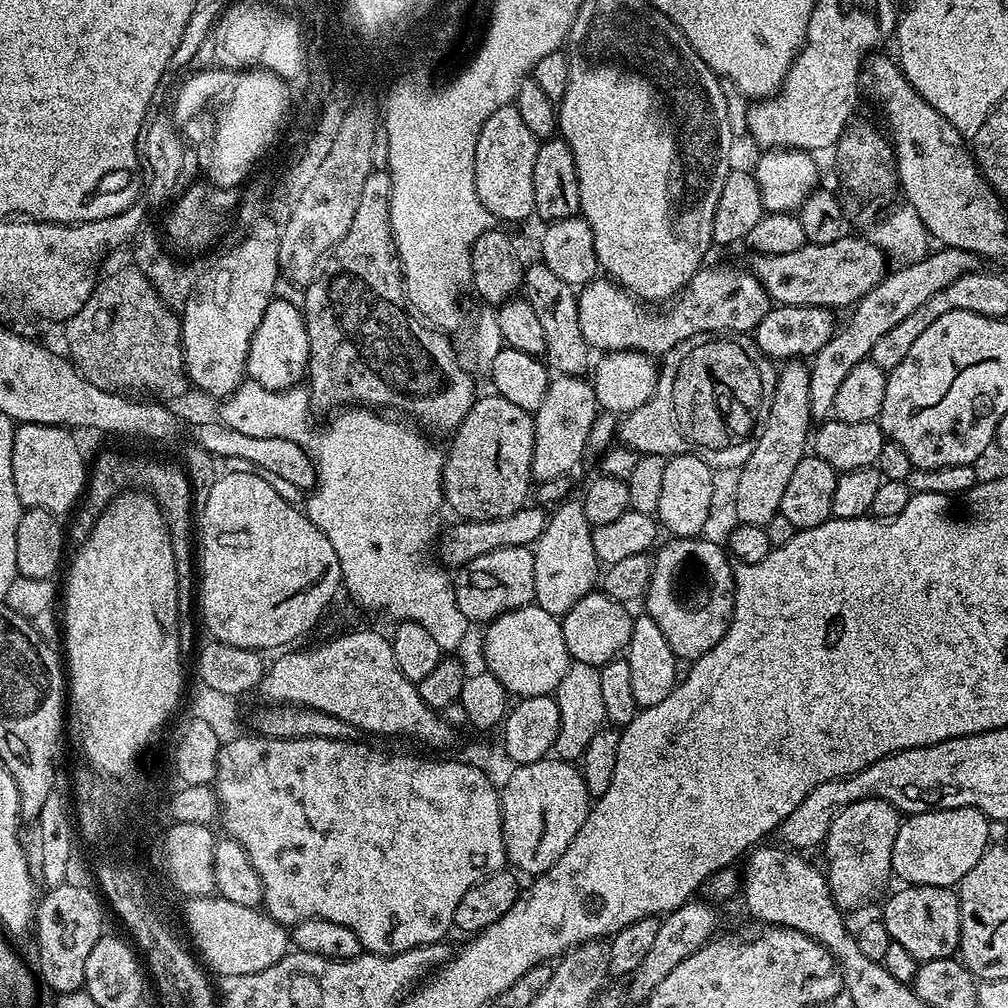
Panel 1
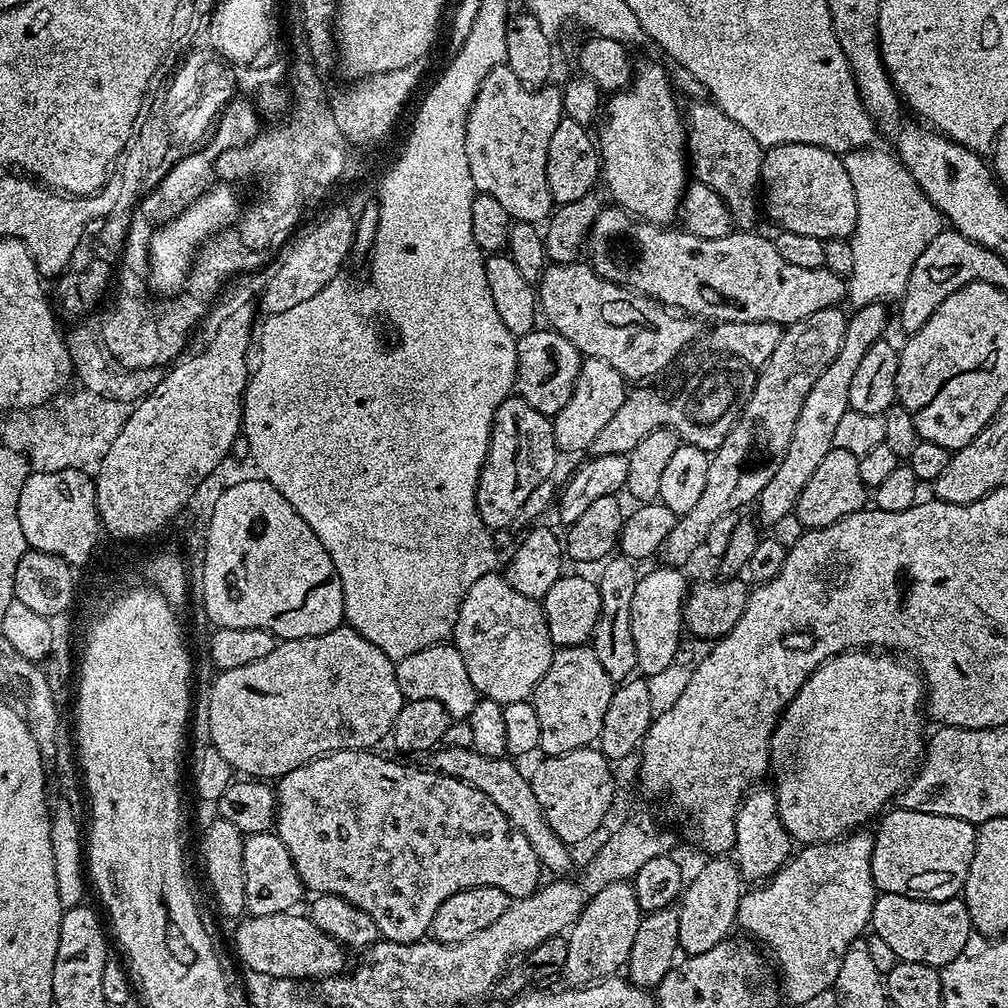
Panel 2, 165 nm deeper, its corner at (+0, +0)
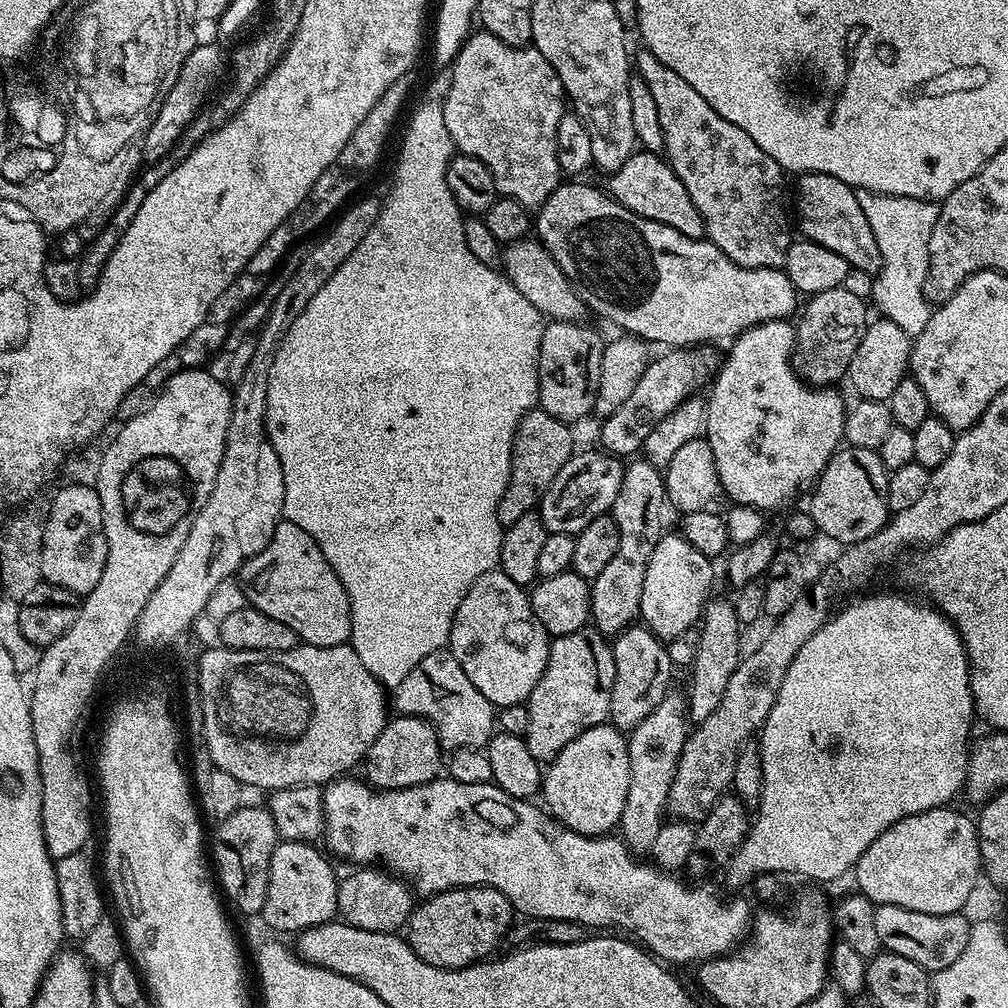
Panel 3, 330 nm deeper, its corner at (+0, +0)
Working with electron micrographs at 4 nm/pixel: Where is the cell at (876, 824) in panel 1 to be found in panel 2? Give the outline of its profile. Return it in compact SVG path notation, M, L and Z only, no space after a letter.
M857 830L826 844L801 847L775 874L759 886L749 887L752 889L749 892L747 889L741 895L736 911L736 924L744 927L749 932L745 933L753 941L772 951L771 959L778 965L778 972L782 977L783 995L785 992L789 1002L795 1006L809 1002L810 998L817 997L835 985L838 970L842 970L842 958L846 958L846 950L850 950L853 942L861 939L869 927L872 907L878 895L872 877L873 839L871 831Z

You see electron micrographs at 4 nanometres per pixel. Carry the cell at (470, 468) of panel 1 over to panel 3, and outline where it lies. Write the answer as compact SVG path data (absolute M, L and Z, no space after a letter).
M539 406L524 414L520 425L516 428L516 435L512 437L512 469L506 486L506 494L498 506L498 518L501 525L507 526L518 522L518 518L522 518L522 514L533 511L539 505L540 498L550 486L550 482L554 482L554 474L558 474L558 470L562 470L562 466L566 466L566 462L574 454L572 432L568 428L571 427L565 421L546 414L544 409Z

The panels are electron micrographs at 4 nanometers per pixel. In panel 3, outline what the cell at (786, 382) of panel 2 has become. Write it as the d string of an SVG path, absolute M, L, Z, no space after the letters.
M844 287L820 292L807 301L808 305L799 313L800 321L795 321L796 346L794 364L813 385L832 386L845 379L850 358L862 342L862 334L868 328L870 315L869 305L862 298L850 294Z

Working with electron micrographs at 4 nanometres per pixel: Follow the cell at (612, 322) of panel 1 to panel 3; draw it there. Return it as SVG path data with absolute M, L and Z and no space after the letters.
M525 238L511 241L502 252L502 271L508 277L508 281L516 287L518 294L522 294L522 298L526 298L526 302L530 302L530 306L534 306L534 310L538 310L549 321L580 322L585 319L584 299L576 292L576 287L568 281L566 274L562 274L558 262L554 262L547 246L539 239Z

